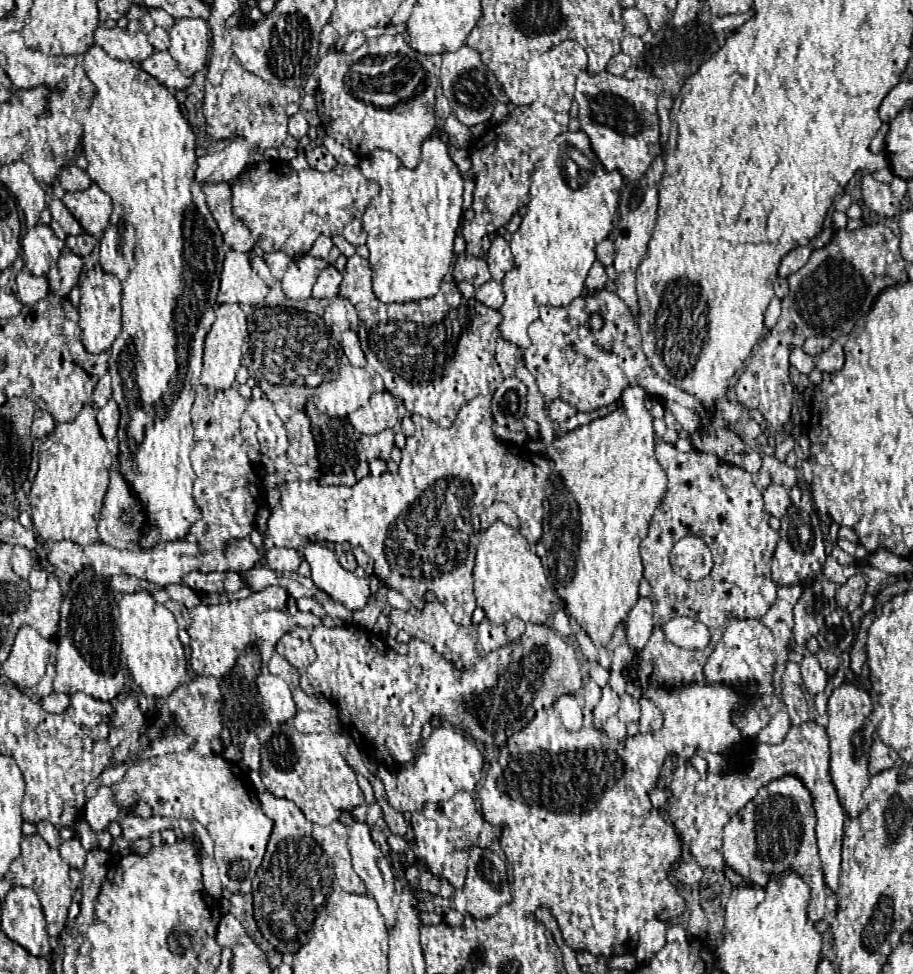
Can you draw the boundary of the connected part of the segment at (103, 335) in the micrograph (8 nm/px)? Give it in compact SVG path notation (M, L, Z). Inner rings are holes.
M102 268L88 270L80 280L80 340L90 352L104 352L110 348L120 332L120 280L114 274L106 274Z

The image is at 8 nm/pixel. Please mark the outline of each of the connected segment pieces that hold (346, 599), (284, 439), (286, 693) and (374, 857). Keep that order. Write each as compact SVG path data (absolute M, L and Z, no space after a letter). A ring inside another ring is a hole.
M304 538L300 544L300 552L304 560L310 564L312 582L318 590L326 592L332 600L342 602L350 612L364 610L368 604L370 578L358 578L352 572L346 572L338 564L338 556L334 550L328 550L320 542Z
M252 398L242 416L242 436L262 454L276 458L288 448L288 434L268 398Z
M262 672L256 678L256 686L262 698L262 708L270 722L284 724L296 716L298 708L292 700L292 690L288 682L270 672Z
M336 808L336 818L342 820L348 828L348 838L350 838L350 854L352 854L352 866L354 866L354 872L360 876L360 880L366 884L366 890L370 896L374 896L374 900L378 902L382 914L386 916L386 924L390 926L392 920L394 920L394 904L392 904L392 898L394 898L394 868L392 868L392 862L382 854L380 846L376 846L376 842L372 840L372 828L368 826L368 822L360 822L356 820L348 810L342 810L342 808Z

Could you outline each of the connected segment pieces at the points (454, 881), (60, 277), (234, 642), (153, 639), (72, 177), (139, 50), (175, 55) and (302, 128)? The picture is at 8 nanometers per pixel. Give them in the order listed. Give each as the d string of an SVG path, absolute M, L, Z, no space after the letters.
M452 850L442 864L443 876L455 889L464 886L468 868L468 850Z
M66 250L58 262L54 264L54 268L50 268L50 272L46 274L48 286L52 292L58 292L58 296L68 296L70 290L78 284L80 272L82 272L84 260L82 256Z
M270 586L262 592L254 592L246 600L230 600L226 604L216 606L196 606L190 610L192 624L188 628L190 634L190 666L198 676L214 676L220 678L236 666L238 656L250 646L254 640L250 620L254 614L262 610L284 610L288 600L288 592L280 586Z
M146 590L124 594L118 602L118 608L120 646L126 654L126 664L134 682L148 698L168 698L178 688L178 684L186 680L186 654L178 640L178 622L174 614L166 606L156 604Z
M68 164L60 170L58 182L62 186L62 190L66 192L76 192L76 190L84 190L88 188L92 182L88 178L88 174L84 170L80 170L76 164Z
M96 28L94 44L100 46L114 60L126 60L136 64L144 62L154 52L144 32L134 34L122 28Z
M184 18L174 22L168 30L168 50L178 68L186 74L196 74L206 66L206 52L210 46L210 26L198 18Z
M296 114L296 116L288 118L288 134L296 140L300 140L302 136L308 134L308 122L302 114Z

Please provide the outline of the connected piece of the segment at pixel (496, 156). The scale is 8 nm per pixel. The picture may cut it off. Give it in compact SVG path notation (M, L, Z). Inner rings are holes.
M574 40L550 48L544 54L526 62L526 74L530 74L538 88L538 100L528 106L518 106L502 124L492 128L492 142L472 154L476 172L476 190L470 216L462 222L462 236L466 240L466 252L482 256L482 248L488 244L488 236L506 226L514 214L528 202L528 180L534 162L542 158L544 146L558 134L568 130L570 102L574 94L574 80L568 72L584 70L588 56L584 48Z

